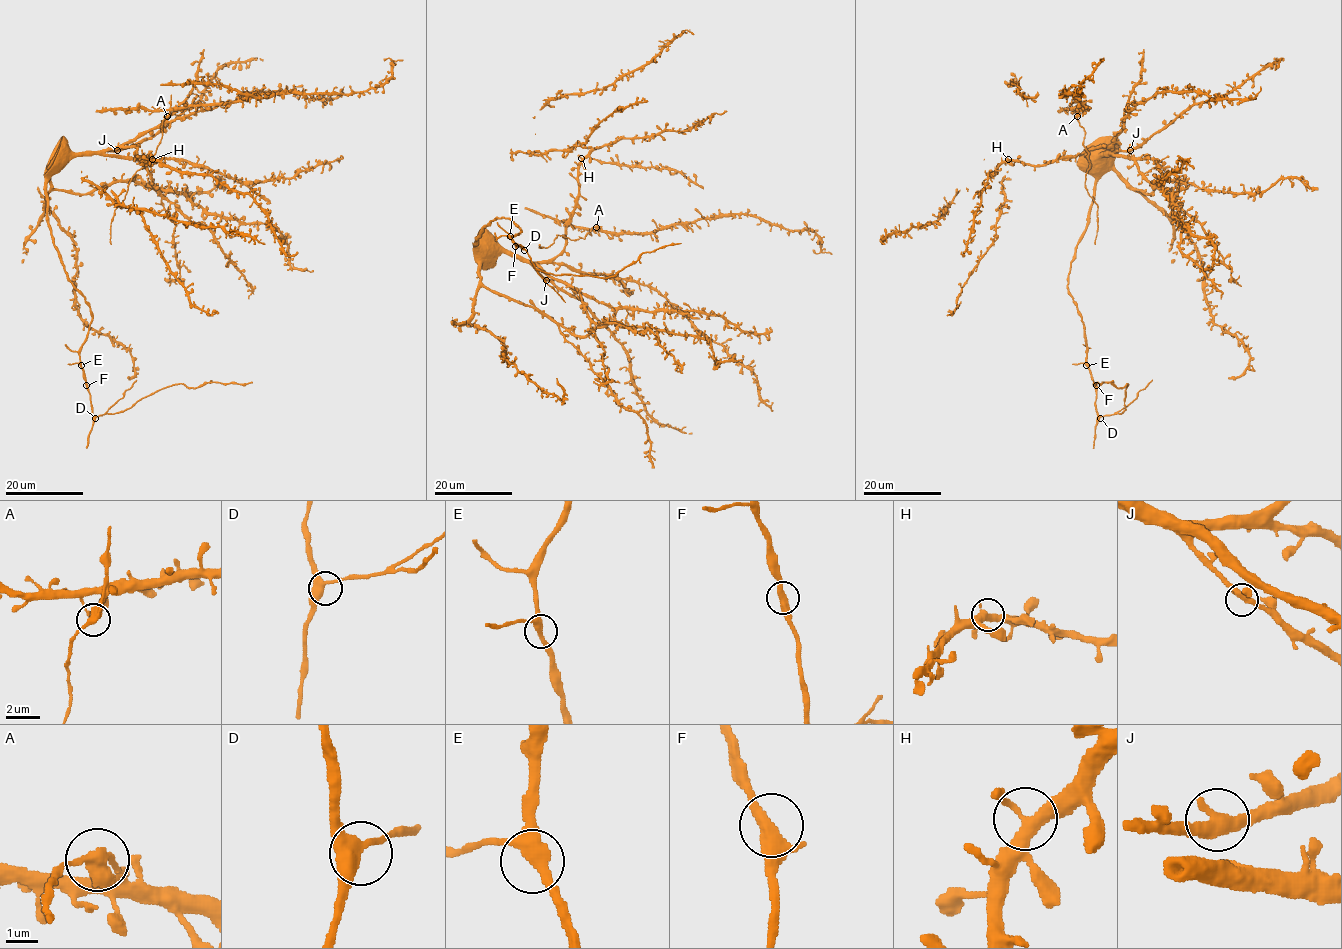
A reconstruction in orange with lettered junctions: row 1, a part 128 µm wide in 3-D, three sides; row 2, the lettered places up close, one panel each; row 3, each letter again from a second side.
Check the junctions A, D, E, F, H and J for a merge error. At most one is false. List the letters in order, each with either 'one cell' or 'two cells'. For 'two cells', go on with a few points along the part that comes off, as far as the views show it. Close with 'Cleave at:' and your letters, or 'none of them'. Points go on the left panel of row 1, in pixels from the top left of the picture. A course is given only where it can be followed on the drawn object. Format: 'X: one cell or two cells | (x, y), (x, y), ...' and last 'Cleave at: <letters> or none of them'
A: one cell
D: one cell
E: one cell
F: one cell
H: one cell
J: one cell
Cleave at: none of them

